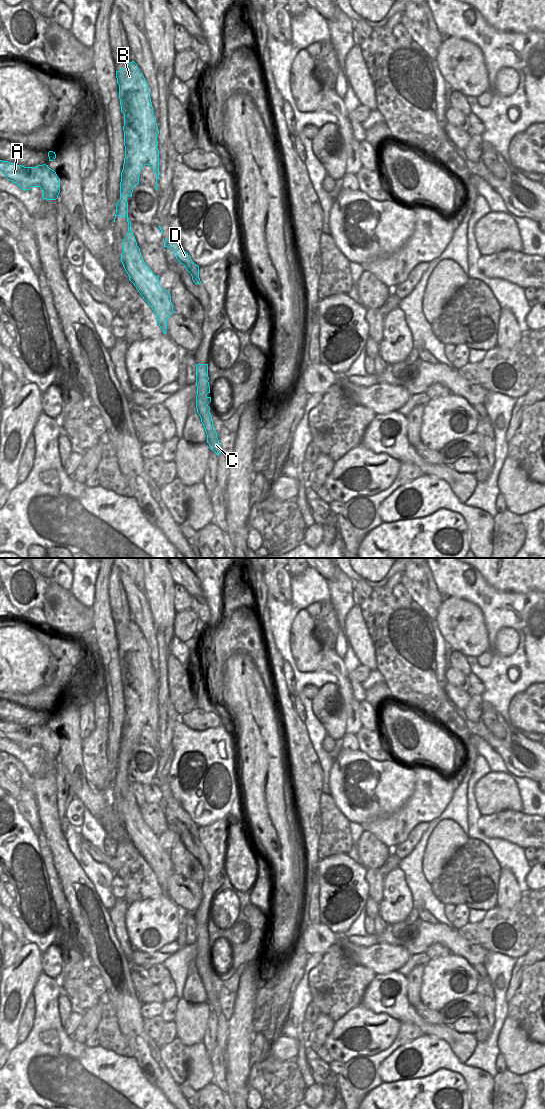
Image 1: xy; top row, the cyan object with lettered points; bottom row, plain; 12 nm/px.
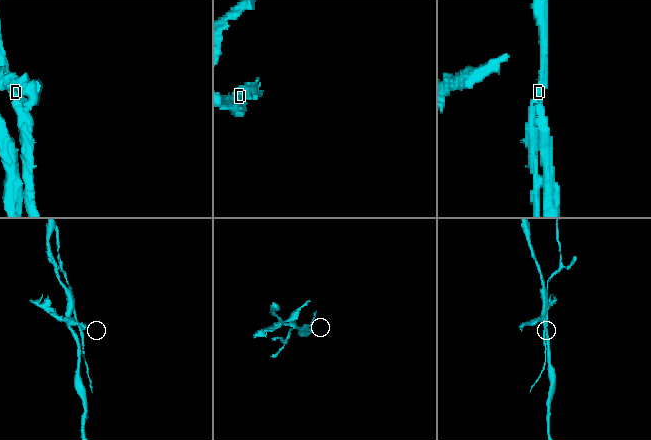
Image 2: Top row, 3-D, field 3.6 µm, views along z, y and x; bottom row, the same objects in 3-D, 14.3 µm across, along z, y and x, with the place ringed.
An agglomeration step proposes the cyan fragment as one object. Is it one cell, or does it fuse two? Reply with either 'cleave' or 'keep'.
cleave

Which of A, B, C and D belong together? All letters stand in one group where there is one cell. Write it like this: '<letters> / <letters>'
A B / C D

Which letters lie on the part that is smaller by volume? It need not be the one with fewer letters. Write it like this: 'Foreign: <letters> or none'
Foreign: C, D

